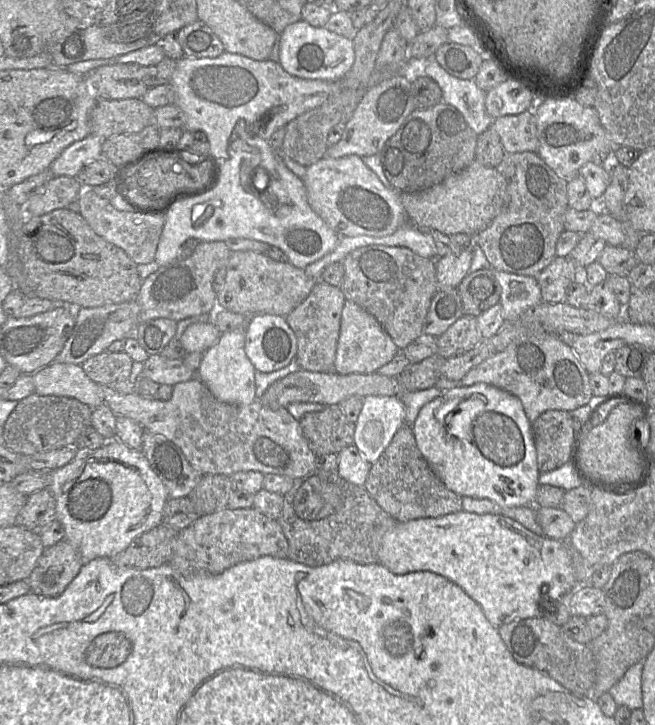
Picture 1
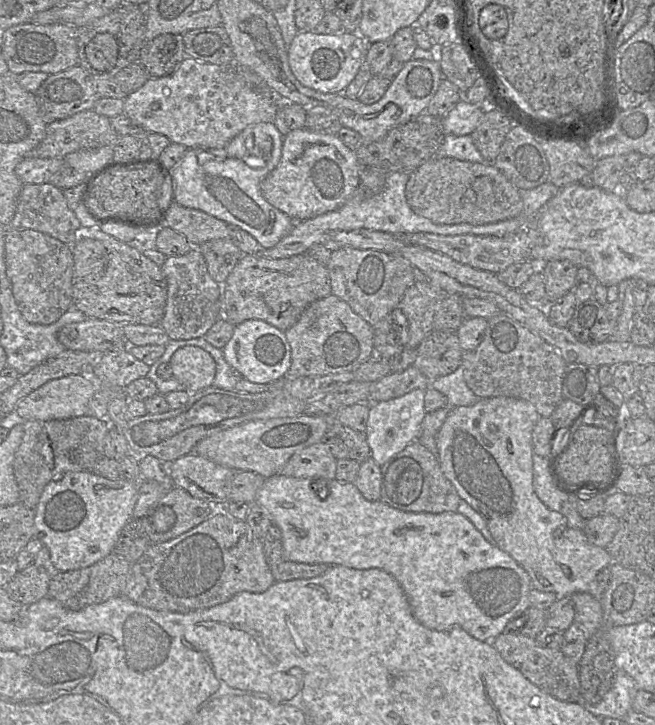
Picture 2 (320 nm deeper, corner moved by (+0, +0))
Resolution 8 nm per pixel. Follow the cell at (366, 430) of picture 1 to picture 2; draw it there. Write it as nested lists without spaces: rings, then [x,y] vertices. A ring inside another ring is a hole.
[[[415,389],[401,397],[370,404],[370,412],[366,426],[366,440],[371,449],[371,458],[378,466],[385,464],[390,458],[403,451],[416,441],[425,417],[424,389]]]

